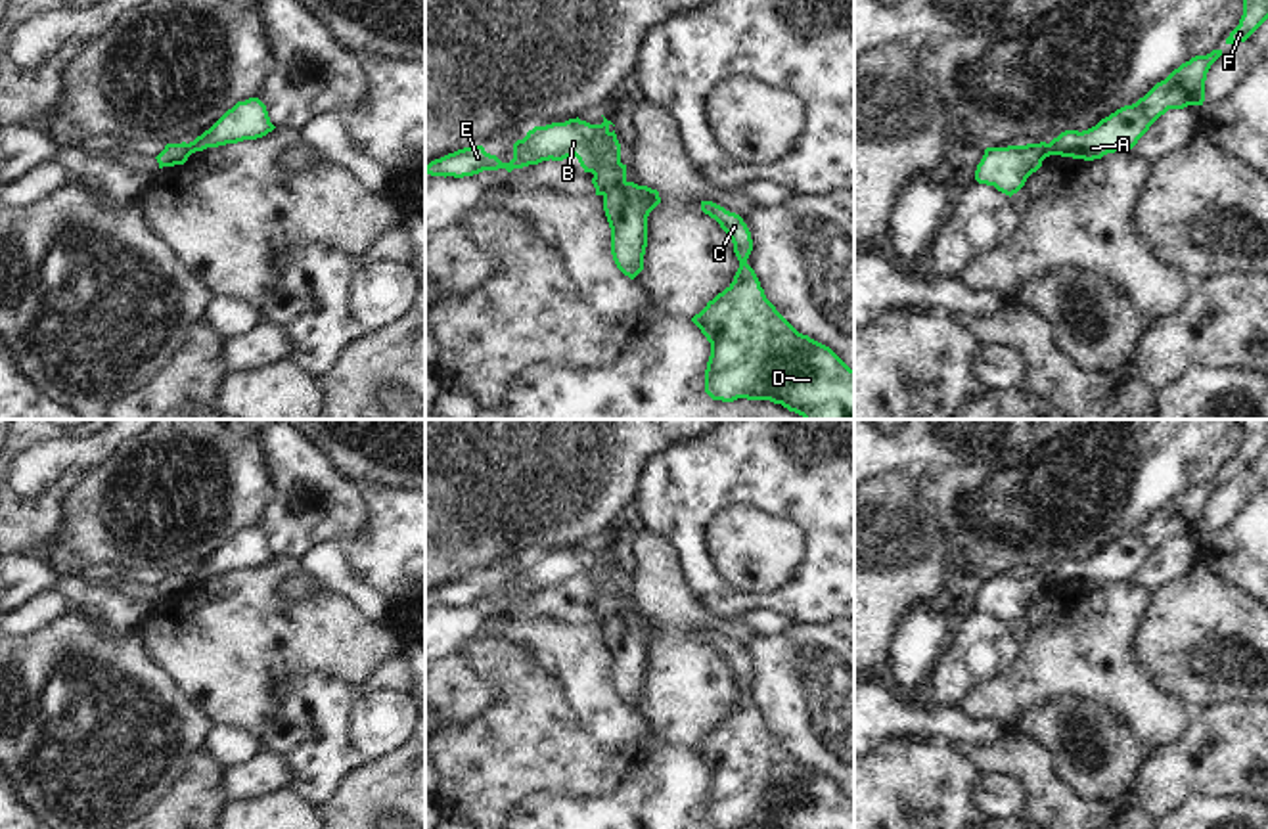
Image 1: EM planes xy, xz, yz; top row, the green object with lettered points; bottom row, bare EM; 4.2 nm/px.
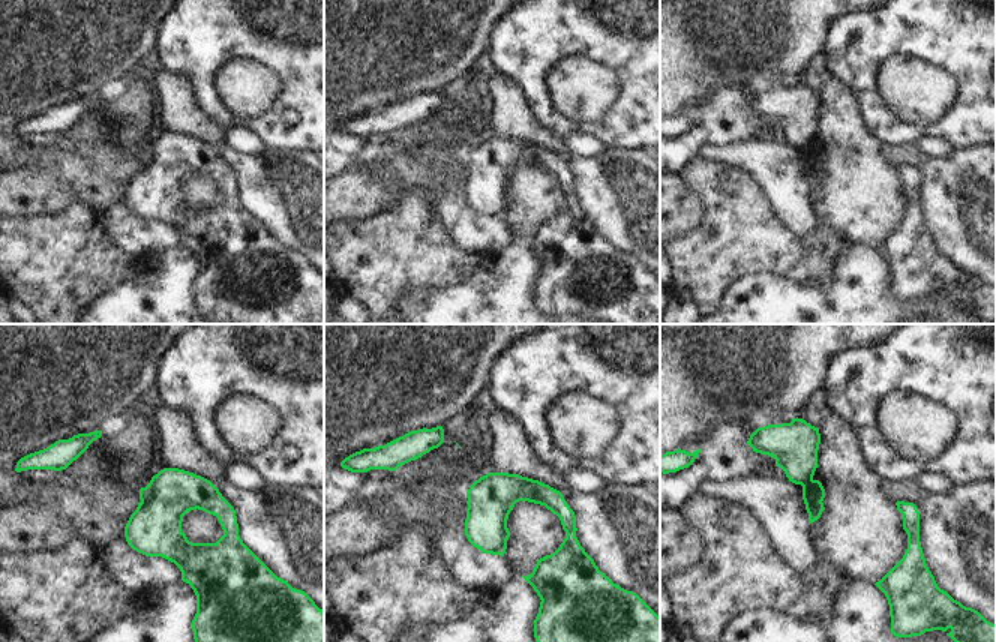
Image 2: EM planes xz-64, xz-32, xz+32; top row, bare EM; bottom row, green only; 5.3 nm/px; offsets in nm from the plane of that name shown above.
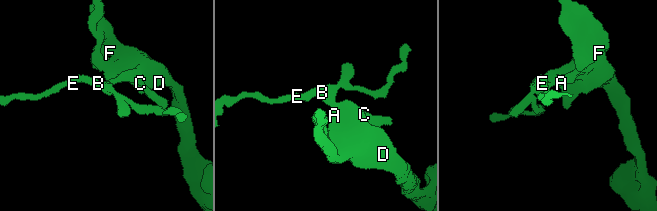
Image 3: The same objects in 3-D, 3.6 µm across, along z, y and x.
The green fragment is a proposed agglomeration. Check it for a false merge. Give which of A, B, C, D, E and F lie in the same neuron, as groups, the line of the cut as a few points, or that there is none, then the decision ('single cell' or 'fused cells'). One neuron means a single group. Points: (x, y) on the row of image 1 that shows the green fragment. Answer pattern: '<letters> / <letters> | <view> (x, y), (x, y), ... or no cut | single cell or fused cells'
A C D F / B E | xz (625, 179), (604, 196) | fused cells

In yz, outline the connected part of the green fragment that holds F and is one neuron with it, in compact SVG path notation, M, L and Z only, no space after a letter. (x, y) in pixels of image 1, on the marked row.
M1243 0L1243 15L1226 44L1245 42L1266 19L1268 0Z

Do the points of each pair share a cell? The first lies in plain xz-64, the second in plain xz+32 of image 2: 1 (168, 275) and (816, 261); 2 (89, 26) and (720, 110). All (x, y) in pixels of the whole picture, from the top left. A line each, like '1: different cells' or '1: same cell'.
1: different cells
2: different cells

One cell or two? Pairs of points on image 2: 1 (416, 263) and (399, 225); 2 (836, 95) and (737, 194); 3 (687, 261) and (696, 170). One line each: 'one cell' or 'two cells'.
1: one cell
2: two cells
3: one cell

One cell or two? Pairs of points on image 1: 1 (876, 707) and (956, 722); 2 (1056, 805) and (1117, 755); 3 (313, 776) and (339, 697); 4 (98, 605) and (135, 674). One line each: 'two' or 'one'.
1: one
2: two
3: one
4: two

